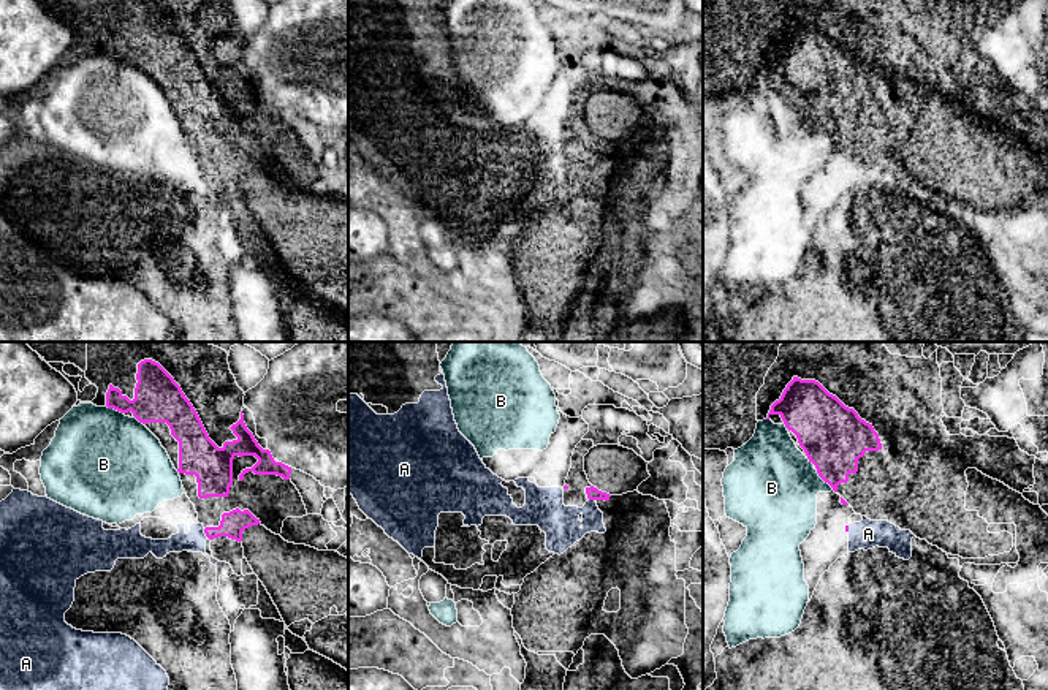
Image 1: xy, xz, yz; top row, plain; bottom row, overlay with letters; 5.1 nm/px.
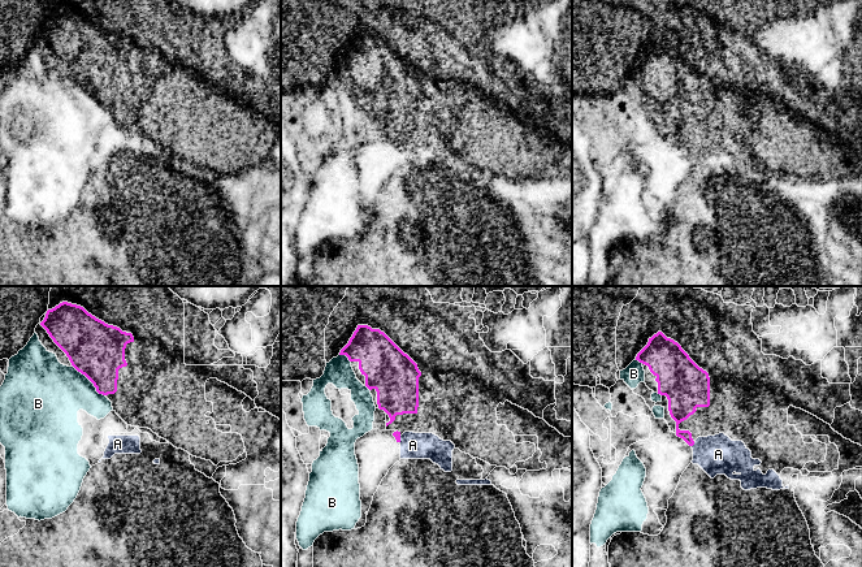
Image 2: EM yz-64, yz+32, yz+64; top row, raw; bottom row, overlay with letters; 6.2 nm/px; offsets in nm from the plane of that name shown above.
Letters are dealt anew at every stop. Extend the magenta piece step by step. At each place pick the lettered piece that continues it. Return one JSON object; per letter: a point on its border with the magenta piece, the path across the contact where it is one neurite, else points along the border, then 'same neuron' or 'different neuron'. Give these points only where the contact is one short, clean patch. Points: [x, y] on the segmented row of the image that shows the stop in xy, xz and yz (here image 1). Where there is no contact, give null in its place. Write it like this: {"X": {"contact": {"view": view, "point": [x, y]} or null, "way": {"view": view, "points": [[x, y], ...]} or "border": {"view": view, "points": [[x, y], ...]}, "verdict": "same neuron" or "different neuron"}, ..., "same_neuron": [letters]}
{"A": {"contact": {"view": "xy", "point": [205, 532]}, "border": {"view": "xy", "points": [[203, 529], [208, 537]]}, "verdict": "different neuron"}, "B": {"contact": {"view": "yz", "point": [823, 480]}, "verdict": "different neuron"}, "same_neuron": []}

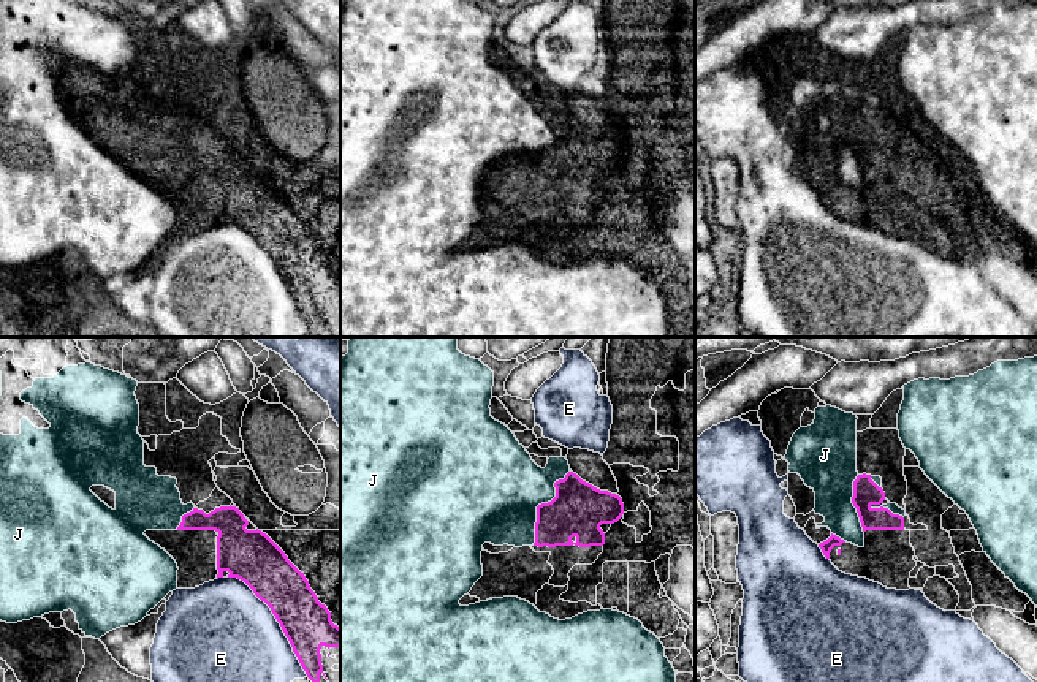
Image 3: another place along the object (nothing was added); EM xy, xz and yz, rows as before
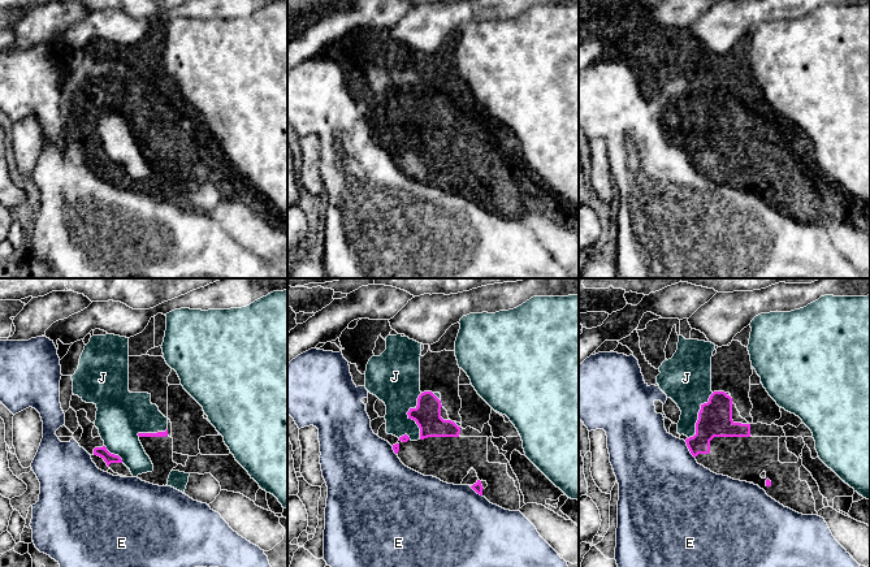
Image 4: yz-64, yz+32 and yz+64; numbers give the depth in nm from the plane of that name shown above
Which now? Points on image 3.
{"E": {"contact": {"view": "xy", "point": [277, 621]}, "verdict": "different neuron"}, "J": {"contact": {"view": "xz", "point": [542, 503]}, "verdict": "different neuron"}, "same_neuron": []}

